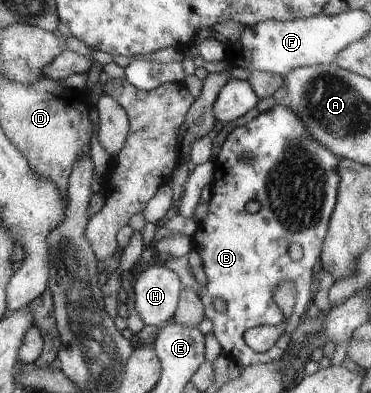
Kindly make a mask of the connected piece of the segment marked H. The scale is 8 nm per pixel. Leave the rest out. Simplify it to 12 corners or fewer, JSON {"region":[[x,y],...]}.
{"region":[[150,264],[134,281],[145,325],[171,321],[183,285]]}

